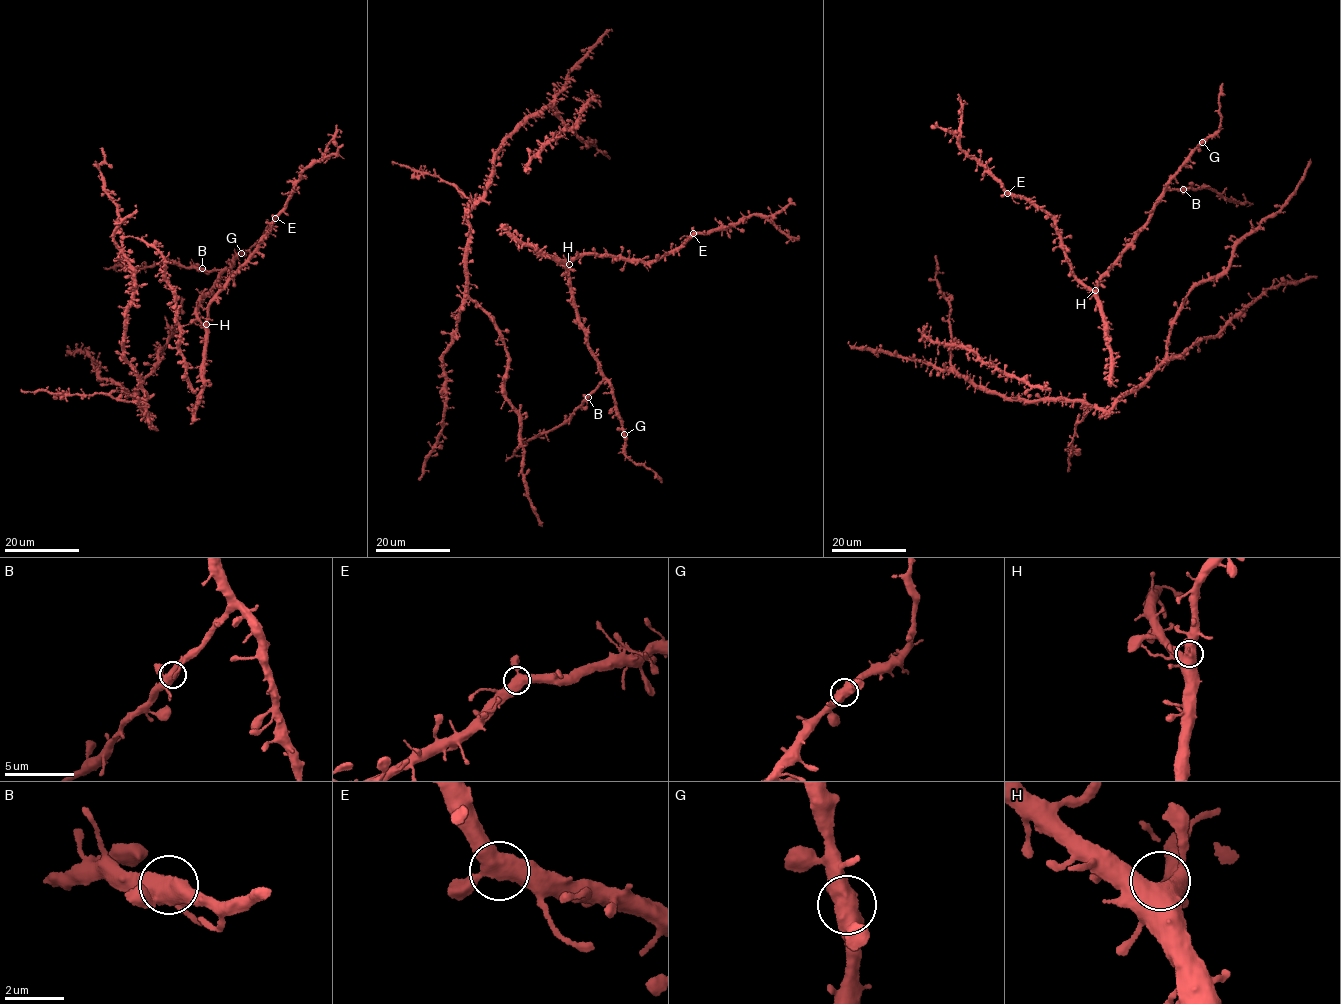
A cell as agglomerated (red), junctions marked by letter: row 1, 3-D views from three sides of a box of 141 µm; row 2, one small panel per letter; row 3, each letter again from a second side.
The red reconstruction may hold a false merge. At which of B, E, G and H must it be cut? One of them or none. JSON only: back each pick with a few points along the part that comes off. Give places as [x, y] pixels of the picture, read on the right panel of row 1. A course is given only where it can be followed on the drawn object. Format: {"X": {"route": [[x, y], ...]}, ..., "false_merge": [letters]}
{"false_merge": []}

